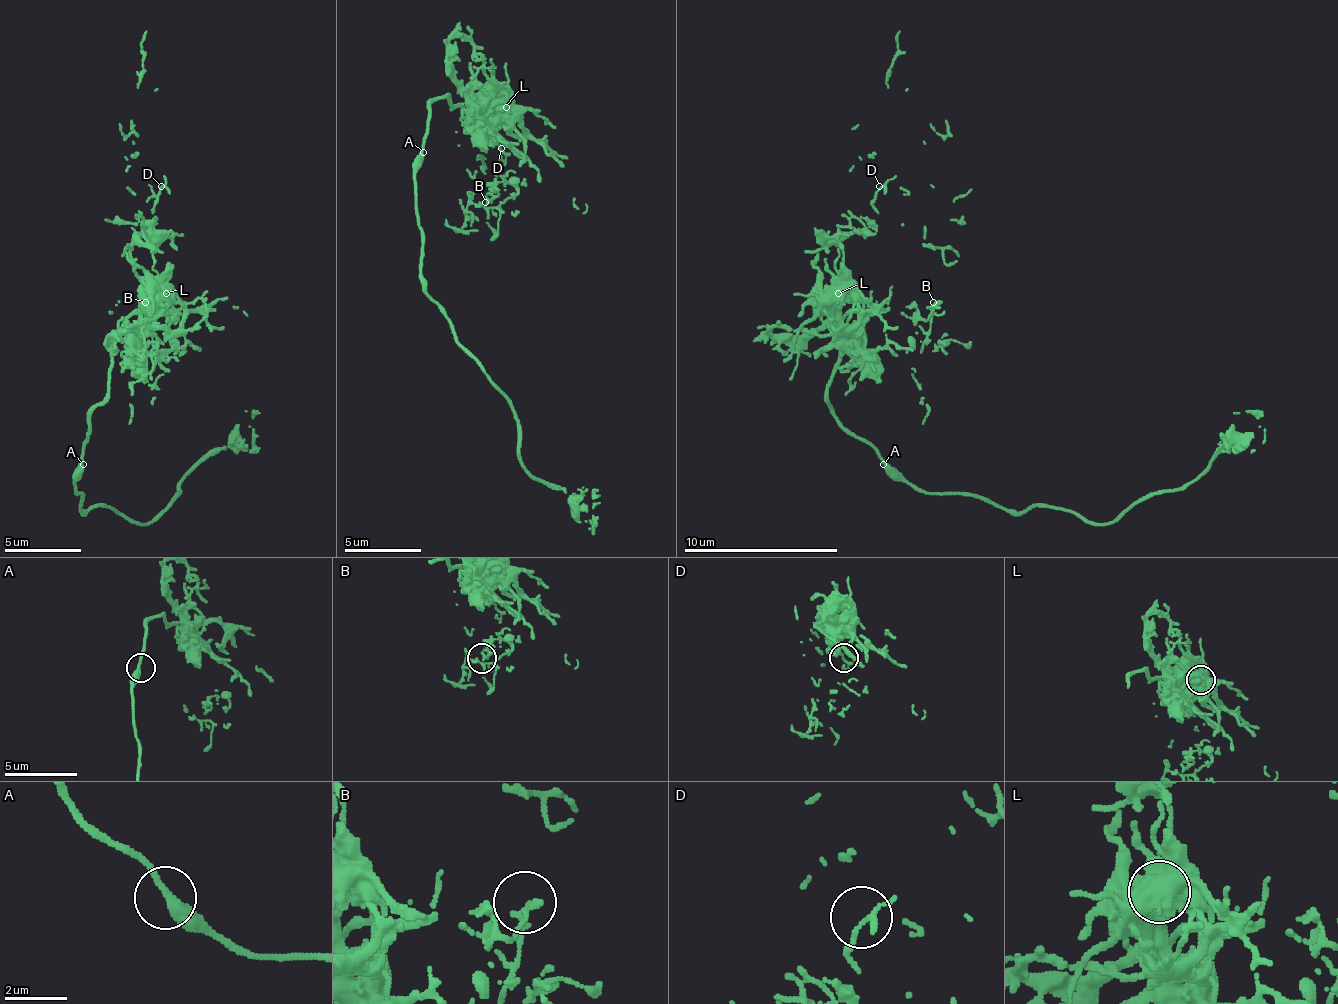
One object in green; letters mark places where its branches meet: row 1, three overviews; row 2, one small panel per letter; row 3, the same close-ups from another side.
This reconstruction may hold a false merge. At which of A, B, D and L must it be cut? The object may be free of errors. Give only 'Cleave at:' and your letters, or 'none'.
Cleave at: L

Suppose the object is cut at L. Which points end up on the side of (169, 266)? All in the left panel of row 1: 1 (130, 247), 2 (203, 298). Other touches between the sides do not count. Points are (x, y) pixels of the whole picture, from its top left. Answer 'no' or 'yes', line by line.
1: no
2: no

